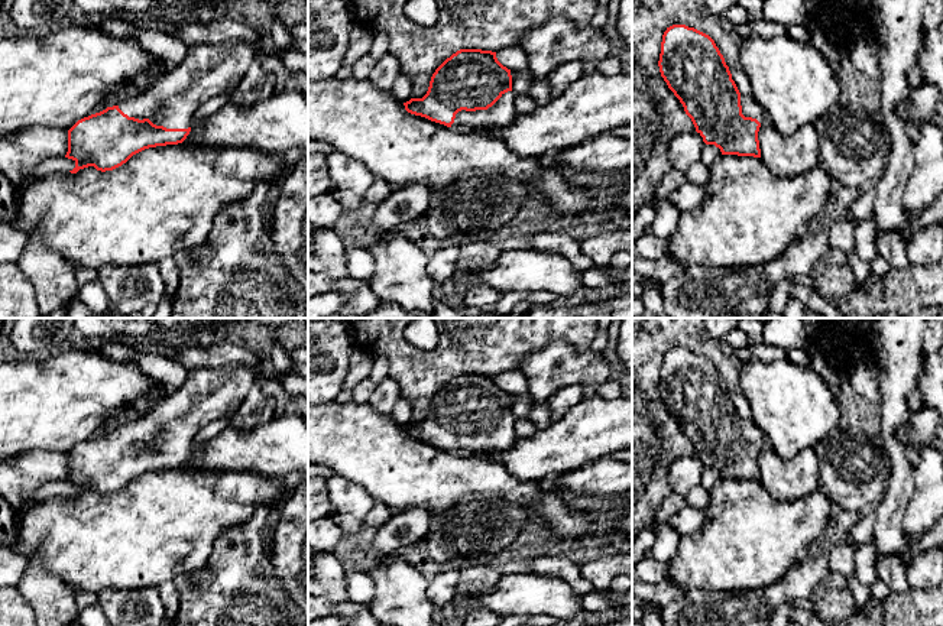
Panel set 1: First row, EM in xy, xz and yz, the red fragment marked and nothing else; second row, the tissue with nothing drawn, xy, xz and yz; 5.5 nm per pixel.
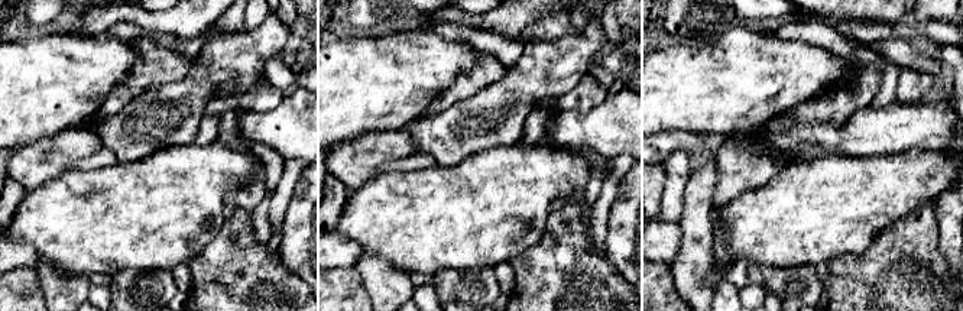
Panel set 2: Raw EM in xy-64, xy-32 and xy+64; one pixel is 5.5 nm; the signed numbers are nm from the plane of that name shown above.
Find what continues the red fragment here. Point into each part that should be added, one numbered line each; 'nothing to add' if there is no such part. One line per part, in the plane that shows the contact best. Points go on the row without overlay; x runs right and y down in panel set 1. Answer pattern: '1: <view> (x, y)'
1: xy (208, 393)

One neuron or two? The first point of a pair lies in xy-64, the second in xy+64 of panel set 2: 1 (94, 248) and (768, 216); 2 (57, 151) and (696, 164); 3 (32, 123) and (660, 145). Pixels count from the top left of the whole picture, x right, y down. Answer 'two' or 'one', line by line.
1: one
2: two
3: two

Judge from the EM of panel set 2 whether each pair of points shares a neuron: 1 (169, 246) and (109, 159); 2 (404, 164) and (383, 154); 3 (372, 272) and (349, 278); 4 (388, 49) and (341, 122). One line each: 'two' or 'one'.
1: two
2: two
3: two
4: one

